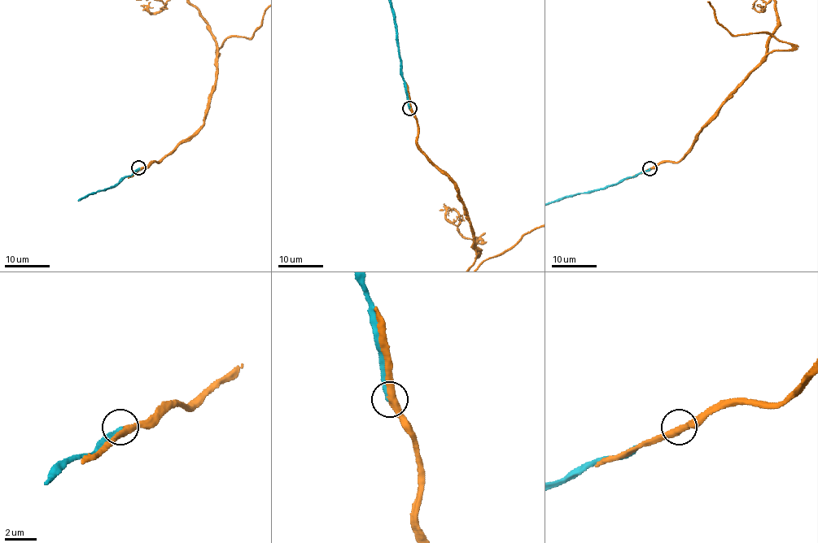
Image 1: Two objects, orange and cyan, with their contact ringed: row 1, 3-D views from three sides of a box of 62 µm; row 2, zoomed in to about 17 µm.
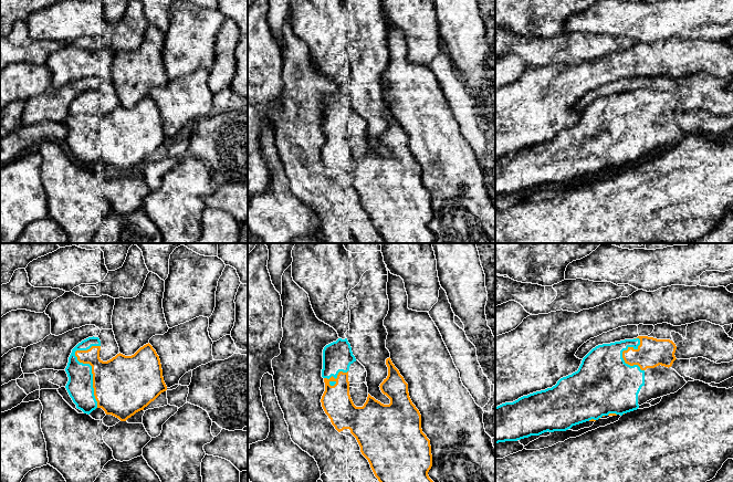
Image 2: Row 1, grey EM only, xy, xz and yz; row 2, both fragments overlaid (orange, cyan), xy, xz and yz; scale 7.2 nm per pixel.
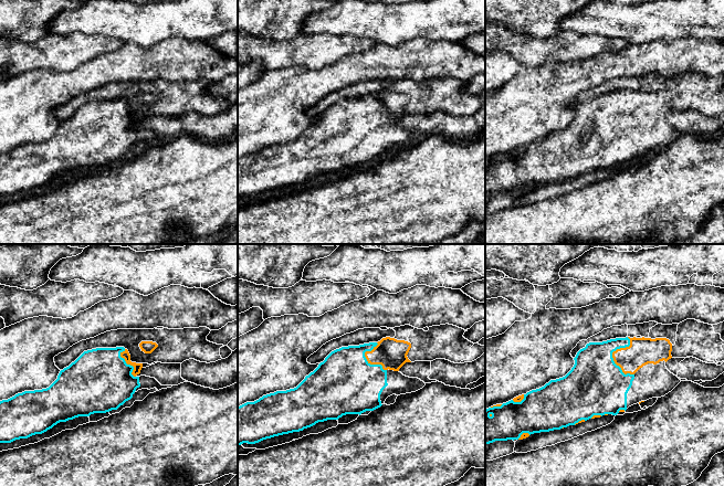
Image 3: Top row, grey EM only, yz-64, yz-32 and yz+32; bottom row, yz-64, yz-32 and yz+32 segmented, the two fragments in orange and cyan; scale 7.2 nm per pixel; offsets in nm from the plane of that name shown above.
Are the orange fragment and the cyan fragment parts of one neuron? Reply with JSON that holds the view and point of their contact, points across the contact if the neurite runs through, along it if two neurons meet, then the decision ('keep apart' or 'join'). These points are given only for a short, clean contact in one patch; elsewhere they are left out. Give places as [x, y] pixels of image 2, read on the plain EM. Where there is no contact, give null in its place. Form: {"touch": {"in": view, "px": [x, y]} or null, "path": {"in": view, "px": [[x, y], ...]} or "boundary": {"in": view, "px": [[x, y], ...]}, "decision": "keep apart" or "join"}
{"touch": {"in": "xy", "px": [92, 121]}, "decision": "keep apart"}

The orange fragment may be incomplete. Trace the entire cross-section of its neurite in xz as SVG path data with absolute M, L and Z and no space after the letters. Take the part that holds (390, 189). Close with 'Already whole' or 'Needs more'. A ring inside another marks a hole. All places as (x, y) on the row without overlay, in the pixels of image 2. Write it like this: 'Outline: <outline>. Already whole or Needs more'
Outline: M390 109L386 112L386 117L388 128L379 139L390 151L389 157L381 156L368 146L364 158L356 159L349 147L348 124L339 124L336 132L333 128L324 130L322 159L338 185L350 182L385 243L434 243L434 234L428 228L432 219L431 198L421 181L421 167L409 149L408 136Z. Already whole

